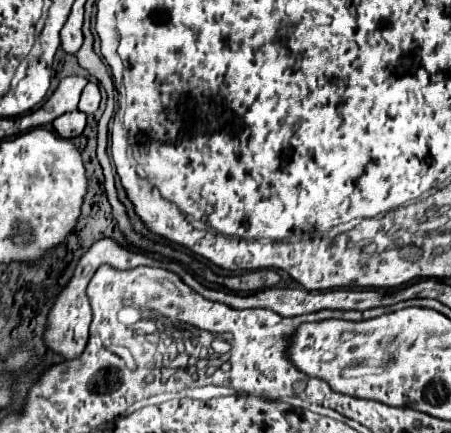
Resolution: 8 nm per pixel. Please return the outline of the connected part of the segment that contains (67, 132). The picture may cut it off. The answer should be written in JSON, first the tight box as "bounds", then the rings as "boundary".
{"bounds":[52,111,86,139],"boundary":[[[72,111],[72,113],[64,113],[62,117],[58,117],[56,121],[52,121],[54,131],[64,137],[64,139],[72,139],[78,137],[84,127],[86,127],[86,115],[82,111]]]}

